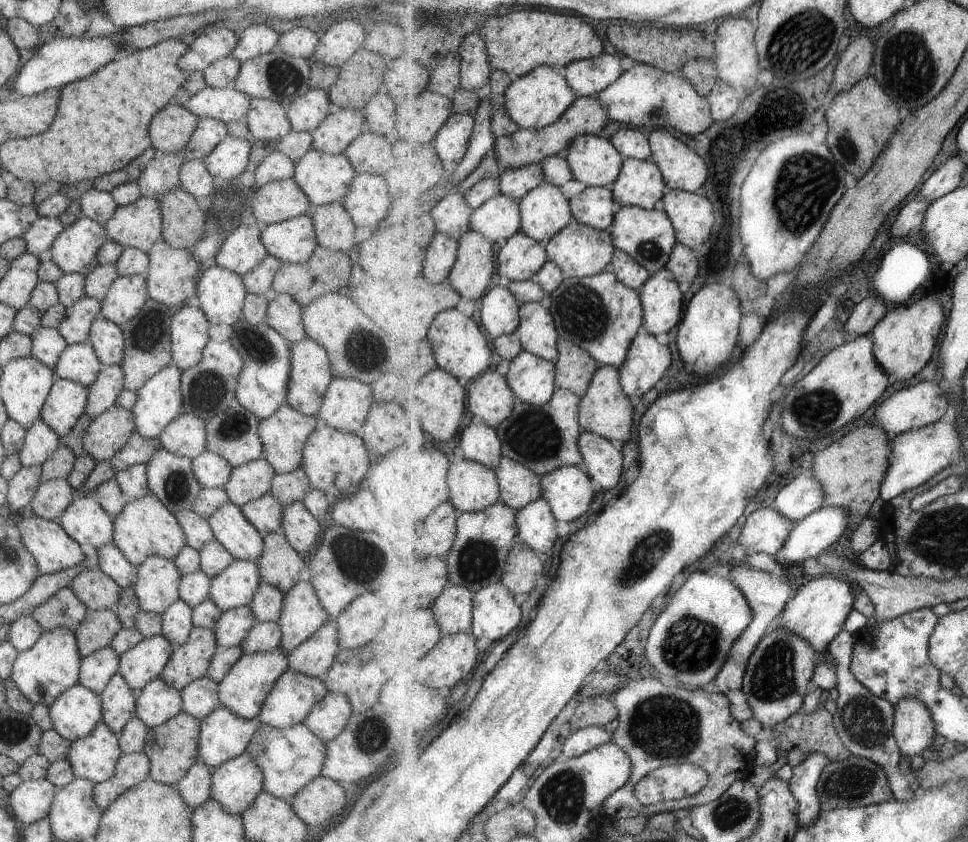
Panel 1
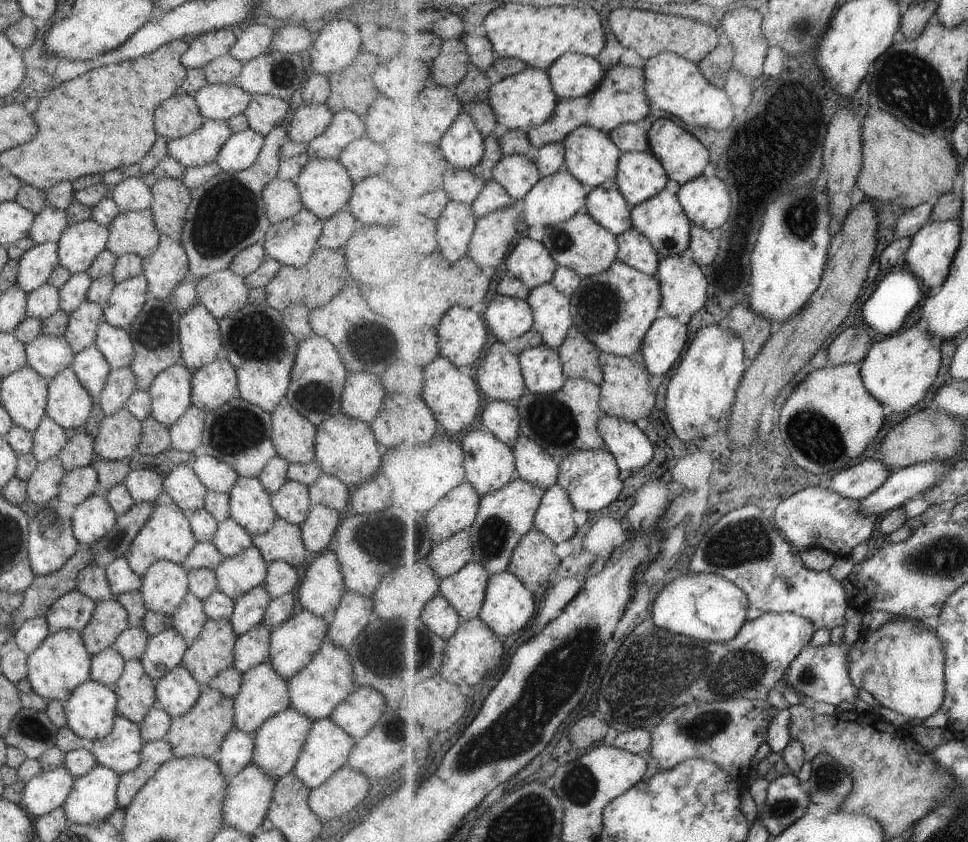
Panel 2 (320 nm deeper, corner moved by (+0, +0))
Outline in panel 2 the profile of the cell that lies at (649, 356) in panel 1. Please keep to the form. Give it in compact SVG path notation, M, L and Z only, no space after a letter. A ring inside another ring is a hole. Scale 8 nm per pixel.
M661 315L643 340L641 354L652 376L665 376L681 361L689 344L689 328L681 320Z

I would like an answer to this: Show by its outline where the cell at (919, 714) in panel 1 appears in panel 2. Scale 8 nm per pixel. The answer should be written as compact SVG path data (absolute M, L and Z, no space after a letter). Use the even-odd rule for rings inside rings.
M900 616L876 630L865 629L863 639L853 646L849 661L853 684L870 693L878 705L921 722L942 709L946 698L946 662L935 625L927 628L921 619Z

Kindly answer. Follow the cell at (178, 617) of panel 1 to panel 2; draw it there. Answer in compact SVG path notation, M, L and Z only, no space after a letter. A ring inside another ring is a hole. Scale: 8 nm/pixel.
M191 594L183 596L183 600L171 615L172 628L185 640L186 646L199 634L205 620L201 601Z

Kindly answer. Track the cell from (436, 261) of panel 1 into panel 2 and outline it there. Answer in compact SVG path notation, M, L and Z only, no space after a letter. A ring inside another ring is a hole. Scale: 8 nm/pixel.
M450 202L436 222L443 258L455 264L468 255L478 220L471 205Z

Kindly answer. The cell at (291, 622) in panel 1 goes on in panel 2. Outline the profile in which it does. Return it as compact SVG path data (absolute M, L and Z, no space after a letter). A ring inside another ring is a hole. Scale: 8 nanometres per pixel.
M330 551L319 554L313 562L309 562L295 589L301 610L307 610L319 618L328 618L335 611L344 592L339 564Z

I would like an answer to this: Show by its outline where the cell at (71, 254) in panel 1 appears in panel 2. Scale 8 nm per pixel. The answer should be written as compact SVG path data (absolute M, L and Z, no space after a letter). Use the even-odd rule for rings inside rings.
M92 219L67 226L55 242L57 267L69 274L84 272L105 249L108 231Z

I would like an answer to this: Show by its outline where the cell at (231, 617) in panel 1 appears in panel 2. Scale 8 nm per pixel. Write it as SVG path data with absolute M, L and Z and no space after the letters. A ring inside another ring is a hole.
M262 585L251 588L234 600L231 615L227 620L236 637L260 623L269 600Z

